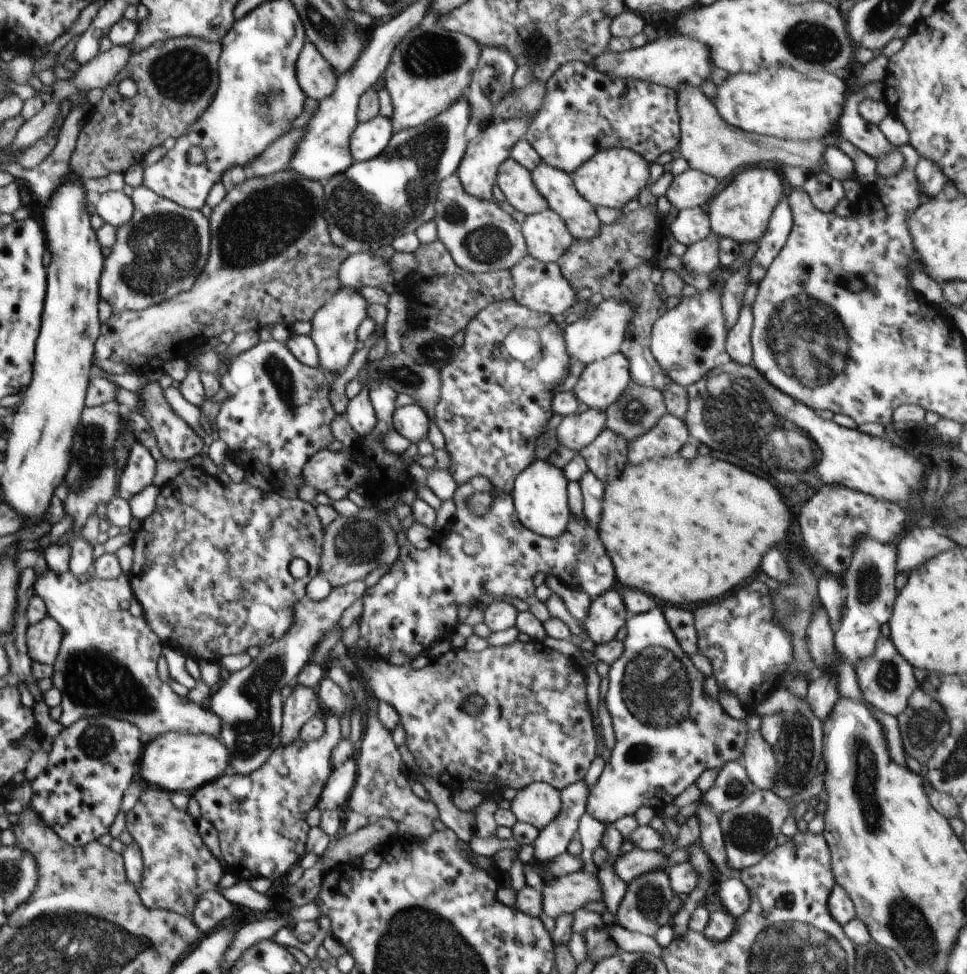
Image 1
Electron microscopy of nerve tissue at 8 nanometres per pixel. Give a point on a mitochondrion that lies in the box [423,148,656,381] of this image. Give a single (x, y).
(486, 245)

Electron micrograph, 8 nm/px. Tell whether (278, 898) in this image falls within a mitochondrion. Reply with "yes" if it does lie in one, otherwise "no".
no

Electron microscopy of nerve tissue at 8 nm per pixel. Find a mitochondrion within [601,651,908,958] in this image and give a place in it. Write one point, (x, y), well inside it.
(866, 771)

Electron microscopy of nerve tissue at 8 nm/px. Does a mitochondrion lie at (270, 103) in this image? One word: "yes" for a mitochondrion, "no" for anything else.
yes

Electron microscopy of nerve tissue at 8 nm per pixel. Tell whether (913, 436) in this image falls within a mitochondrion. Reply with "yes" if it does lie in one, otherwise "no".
no

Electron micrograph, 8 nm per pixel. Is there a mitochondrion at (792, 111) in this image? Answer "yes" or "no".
no

